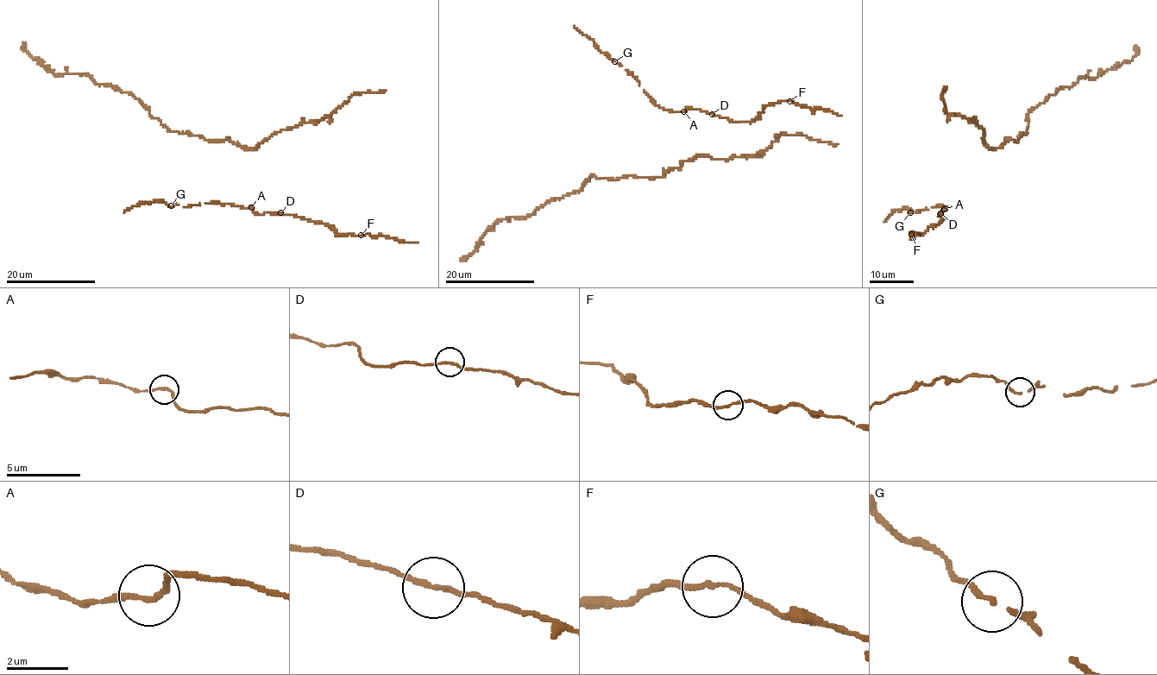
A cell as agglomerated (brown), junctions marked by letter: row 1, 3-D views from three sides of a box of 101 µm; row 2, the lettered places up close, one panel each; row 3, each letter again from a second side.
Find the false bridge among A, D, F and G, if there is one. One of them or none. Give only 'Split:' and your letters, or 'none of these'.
Split: none of these

